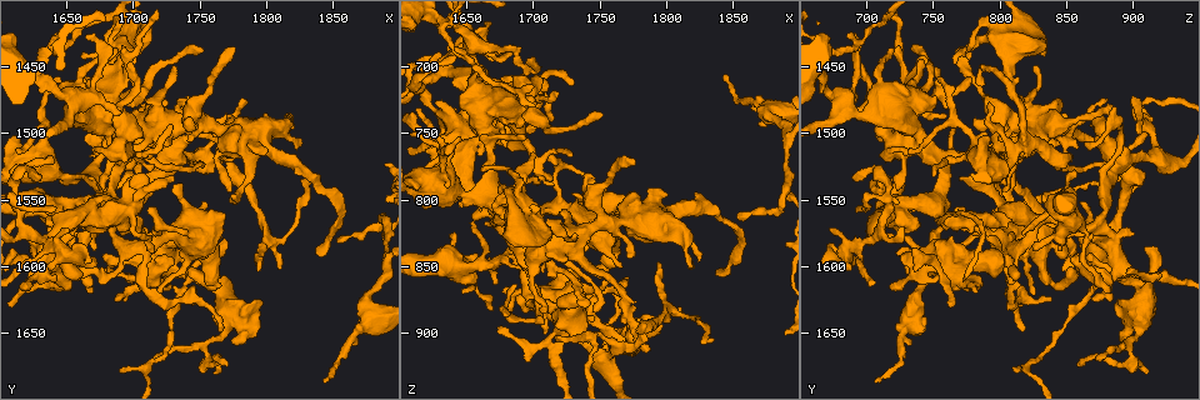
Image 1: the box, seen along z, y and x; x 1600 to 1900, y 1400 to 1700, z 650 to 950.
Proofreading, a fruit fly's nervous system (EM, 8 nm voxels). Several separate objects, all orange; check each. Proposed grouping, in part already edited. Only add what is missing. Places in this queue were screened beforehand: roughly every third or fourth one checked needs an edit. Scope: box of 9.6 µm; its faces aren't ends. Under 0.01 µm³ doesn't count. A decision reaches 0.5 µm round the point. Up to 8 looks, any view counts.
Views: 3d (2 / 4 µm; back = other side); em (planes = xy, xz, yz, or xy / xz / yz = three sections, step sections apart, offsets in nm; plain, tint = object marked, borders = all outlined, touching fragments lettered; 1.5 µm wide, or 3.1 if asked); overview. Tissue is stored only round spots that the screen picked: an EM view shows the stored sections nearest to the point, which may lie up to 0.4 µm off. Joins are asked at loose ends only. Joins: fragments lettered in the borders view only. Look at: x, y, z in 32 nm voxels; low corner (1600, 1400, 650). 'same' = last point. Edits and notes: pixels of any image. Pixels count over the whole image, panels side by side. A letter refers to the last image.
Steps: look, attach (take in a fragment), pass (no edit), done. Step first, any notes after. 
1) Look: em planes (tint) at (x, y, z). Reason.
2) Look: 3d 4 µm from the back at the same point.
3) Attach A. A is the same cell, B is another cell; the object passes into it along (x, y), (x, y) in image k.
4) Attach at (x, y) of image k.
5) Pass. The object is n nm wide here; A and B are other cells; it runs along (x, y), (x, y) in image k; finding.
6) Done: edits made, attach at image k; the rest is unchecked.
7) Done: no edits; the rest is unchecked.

Look: 3d 4 µm at (1852, 1580, 814). Tapers out.

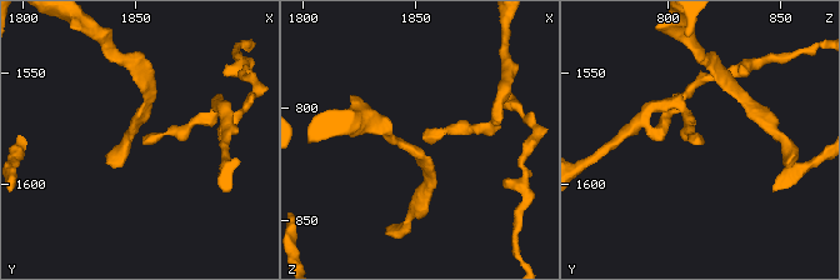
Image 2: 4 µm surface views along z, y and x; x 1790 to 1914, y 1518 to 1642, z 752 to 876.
Look: em xy step 8 (borders) at (1852, 1579, 813).

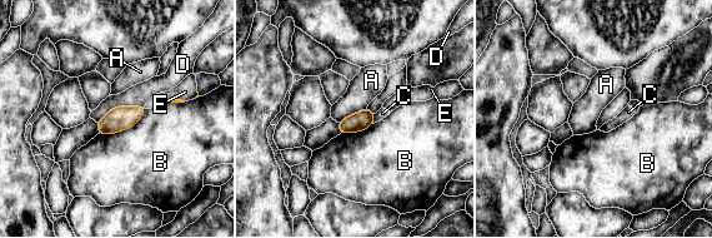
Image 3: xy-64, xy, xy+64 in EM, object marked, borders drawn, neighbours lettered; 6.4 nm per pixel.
Pass. A, B, C, D and E are other cells; a border runs along (144, 105), (116, 105), (96, 122) in image 3; none of them fits.

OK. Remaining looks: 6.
Look: em planes (borders) at (1846, 1688, 706). Thin end.

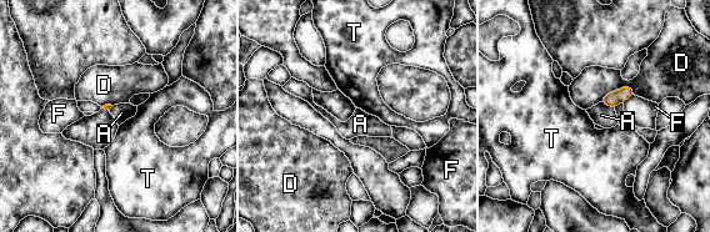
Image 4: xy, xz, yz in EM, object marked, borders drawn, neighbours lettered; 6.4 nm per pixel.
Pass. The longest contact is with D, 260 nm; A, D, F and T are other cells; a border runs along (600, 101), (614, 109) in image 4; none of them fits.

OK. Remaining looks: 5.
Look: 3d 4 µm from the back at (1662, 1440, 778).

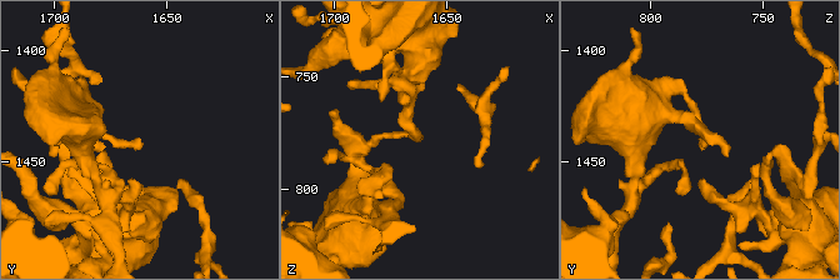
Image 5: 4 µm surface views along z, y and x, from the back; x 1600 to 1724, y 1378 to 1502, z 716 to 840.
Look: em planes (borders) at (1663, 1439, 778). Now the EM.

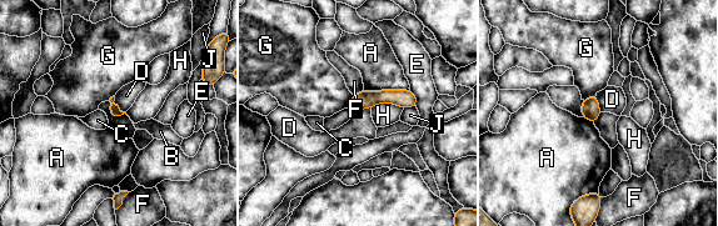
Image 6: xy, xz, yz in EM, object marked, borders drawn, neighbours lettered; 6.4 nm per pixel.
Pass. A, B, C, D, E, F, G, H and J are other cells; a border runs along (114, 96), (114, 103), (125, 112) in image 6; none of them fits.

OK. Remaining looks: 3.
Done: no edits; the rest is unchecked.

